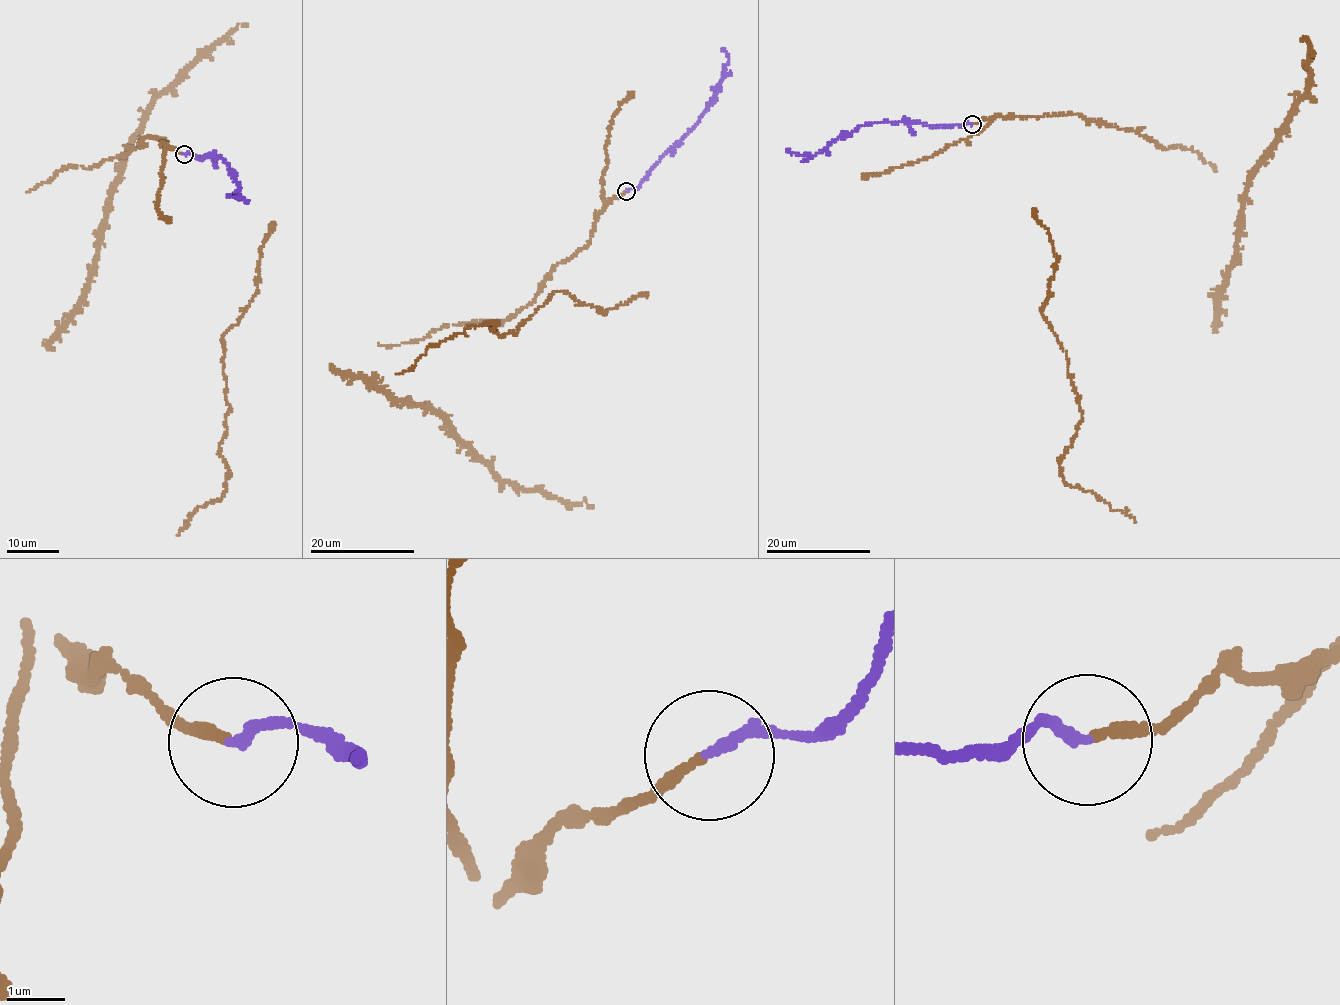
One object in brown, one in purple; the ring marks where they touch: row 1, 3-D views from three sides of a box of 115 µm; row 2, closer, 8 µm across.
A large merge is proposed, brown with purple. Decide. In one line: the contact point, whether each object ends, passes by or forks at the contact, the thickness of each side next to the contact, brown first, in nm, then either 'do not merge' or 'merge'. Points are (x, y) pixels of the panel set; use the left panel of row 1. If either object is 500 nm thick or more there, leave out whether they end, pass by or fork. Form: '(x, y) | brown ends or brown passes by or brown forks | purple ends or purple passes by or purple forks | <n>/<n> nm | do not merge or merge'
(184, 154) | brown ends | purple ends | 190/190 nm | merge

